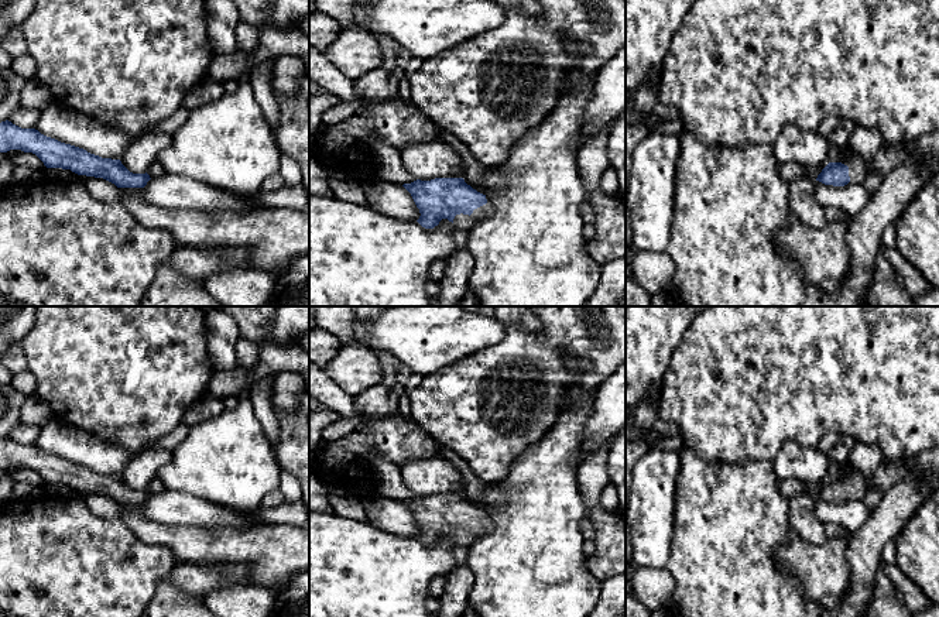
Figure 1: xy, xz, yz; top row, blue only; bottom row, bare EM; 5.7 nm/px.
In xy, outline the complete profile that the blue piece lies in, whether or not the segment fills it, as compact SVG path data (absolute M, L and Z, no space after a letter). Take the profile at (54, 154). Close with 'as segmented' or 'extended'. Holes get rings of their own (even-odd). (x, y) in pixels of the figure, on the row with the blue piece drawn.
M6 120L0 123L0 152L10 150L32 152L47 168L71 169L78 175L103 178L117 188L144 188L151 179L147 172L130 172L120 160L102 158L47 137L35 128L21 128Z | as segmented

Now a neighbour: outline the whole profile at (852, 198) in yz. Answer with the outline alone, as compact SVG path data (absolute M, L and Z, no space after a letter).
M815 179L815 198L822 208L837 208L849 217L861 212L871 196L863 184L847 184L844 186L825 185Z

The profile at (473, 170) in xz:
M442 130L442 141L453 148L465 162L465 182L467 185L474 185L486 171L486 165L477 161L470 151L462 144L453 134L446 130Z

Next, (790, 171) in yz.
M787 162L779 165L779 175L782 179L788 182L798 178L816 179L820 172L822 172L822 168L806 168L794 162Z

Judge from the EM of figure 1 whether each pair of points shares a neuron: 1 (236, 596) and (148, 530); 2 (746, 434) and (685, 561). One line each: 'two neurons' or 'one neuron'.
1: two neurons
2: two neurons

